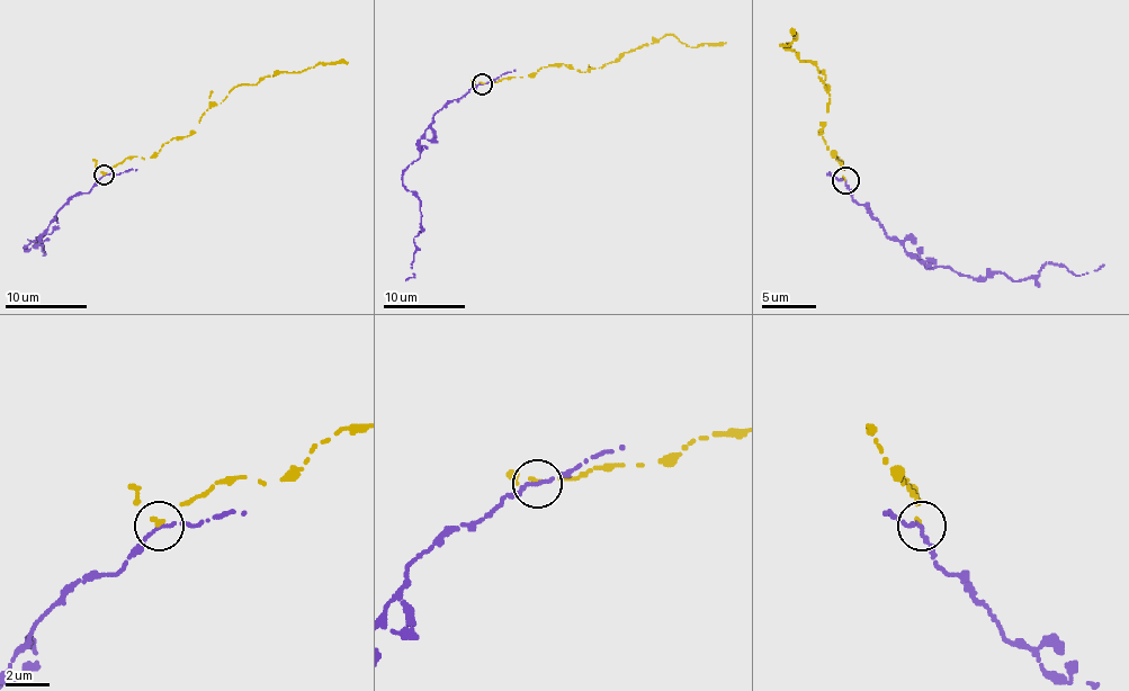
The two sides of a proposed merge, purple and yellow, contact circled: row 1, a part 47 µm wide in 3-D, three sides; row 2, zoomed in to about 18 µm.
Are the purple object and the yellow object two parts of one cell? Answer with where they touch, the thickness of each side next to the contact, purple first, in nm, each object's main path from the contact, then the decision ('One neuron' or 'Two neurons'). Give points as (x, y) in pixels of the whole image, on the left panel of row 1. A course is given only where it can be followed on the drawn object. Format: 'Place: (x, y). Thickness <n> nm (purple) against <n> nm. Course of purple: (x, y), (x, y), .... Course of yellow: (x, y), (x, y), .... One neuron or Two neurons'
Place: (104, 175). Thickness 150 nm (purple) against 140 nm. Course of purple: (104, 173), (74, 195), (42, 240), (24, 248), (42, 252), (38, 238), (36, 248), (28, 240). Course of yellow: (104, 173), (126, 158), (152, 158), (171, 140), (196, 131), (206, 110), (241, 84), (319, 63), (347, 63). One neuron

